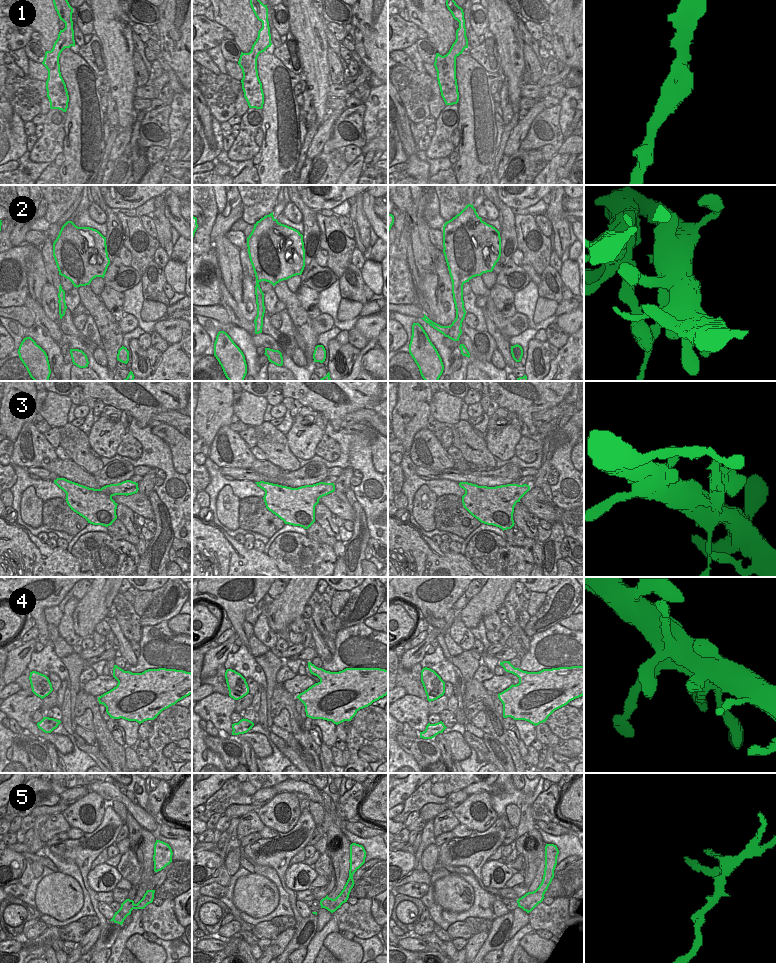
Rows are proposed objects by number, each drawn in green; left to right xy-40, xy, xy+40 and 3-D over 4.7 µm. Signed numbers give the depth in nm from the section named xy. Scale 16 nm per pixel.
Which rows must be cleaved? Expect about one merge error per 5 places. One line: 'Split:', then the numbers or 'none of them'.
Split: 2, 5

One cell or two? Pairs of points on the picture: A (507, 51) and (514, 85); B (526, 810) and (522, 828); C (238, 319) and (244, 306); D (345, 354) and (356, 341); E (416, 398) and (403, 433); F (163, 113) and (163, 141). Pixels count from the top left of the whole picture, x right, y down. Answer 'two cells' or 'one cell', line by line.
A: one cell
B: one cell
C: two cells
D: two cells
E: one cell
F: one cell

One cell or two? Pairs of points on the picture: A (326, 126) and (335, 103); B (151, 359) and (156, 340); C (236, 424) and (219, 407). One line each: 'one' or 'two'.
A: two
B: two
C: two

